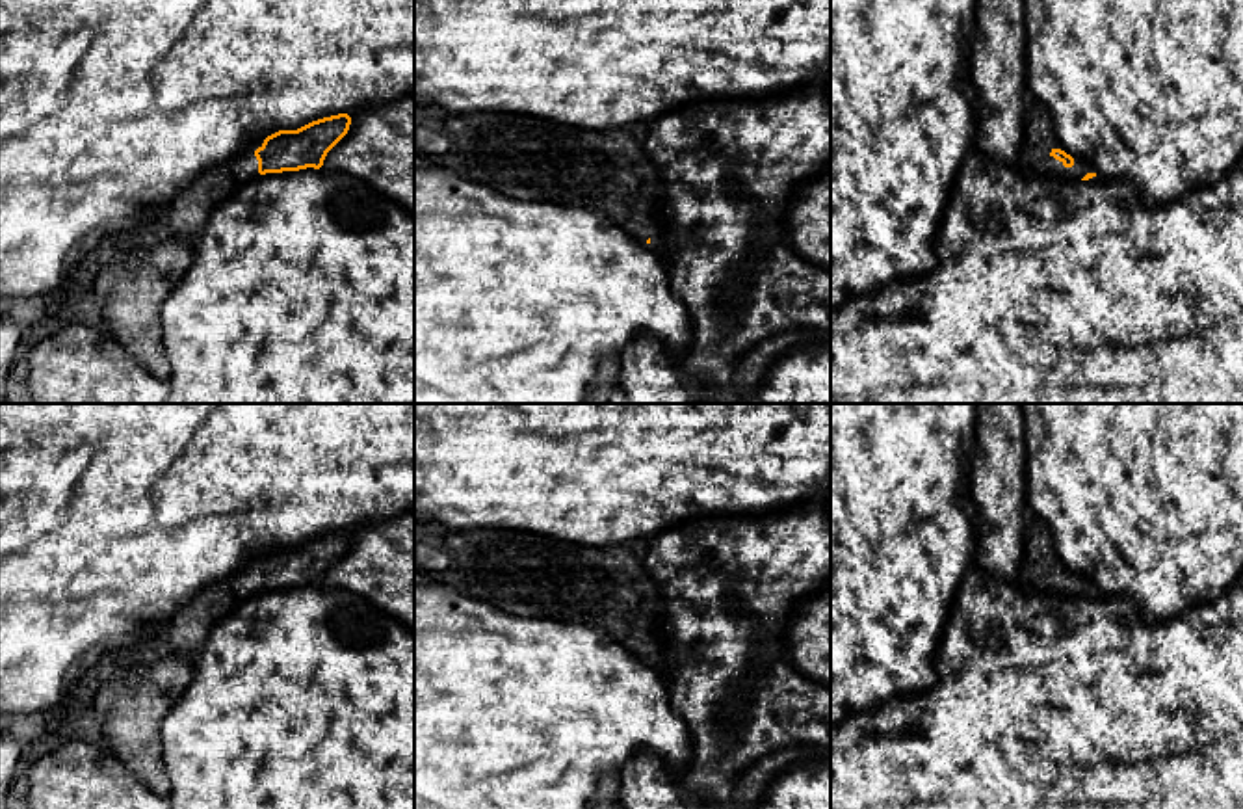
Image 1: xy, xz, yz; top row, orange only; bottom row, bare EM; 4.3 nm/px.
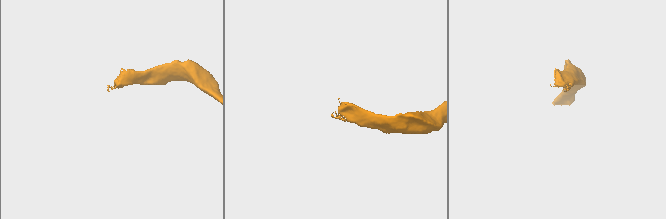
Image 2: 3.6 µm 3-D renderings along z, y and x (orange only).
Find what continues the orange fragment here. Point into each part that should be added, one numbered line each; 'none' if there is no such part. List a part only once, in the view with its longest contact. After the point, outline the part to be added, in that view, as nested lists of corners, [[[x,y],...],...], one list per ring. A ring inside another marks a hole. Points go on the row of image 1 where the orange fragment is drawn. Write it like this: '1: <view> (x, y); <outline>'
1: yz (1039, 134); [[[1029,91],[1024,93],[1024,104],[1024,141],[1013,164],[1022,175],[1081,180],[1087,173],[1096,173],[1089,162],[1076,156],[1072,156],[1072,167],[1055,160],[1050,153],[1053,149],[1065,151],[1065,147],[1055,134],[1050,110]]]

